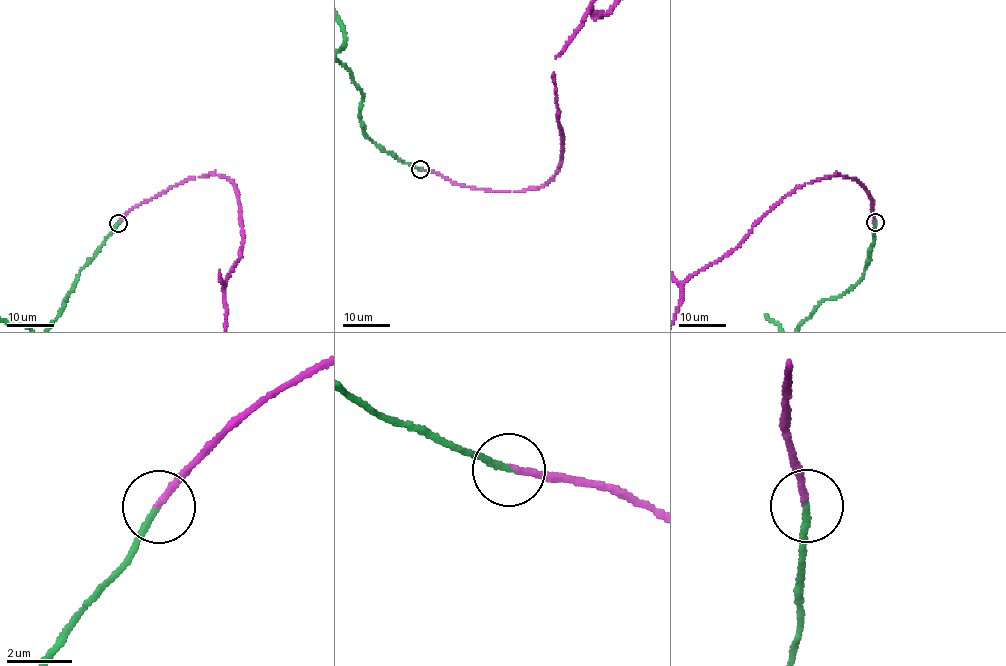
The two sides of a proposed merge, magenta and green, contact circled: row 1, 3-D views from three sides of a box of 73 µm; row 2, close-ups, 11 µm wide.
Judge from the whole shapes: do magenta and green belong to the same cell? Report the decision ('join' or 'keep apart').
join

